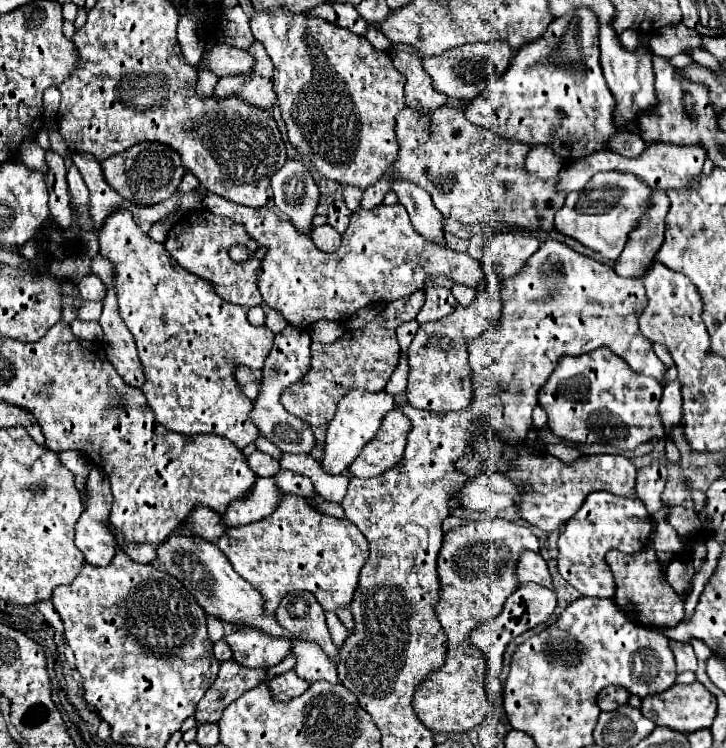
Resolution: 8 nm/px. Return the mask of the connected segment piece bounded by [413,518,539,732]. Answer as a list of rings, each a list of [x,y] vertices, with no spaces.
[[[503,518],[469,522],[465,526],[449,530],[445,534],[443,548],[441,548],[439,560],[437,560],[437,570],[439,570],[439,580],[441,580],[443,592],[441,592],[439,604],[435,606],[435,614],[447,634],[447,658],[439,670],[429,674],[419,684],[419,690],[415,692],[415,700],[413,700],[413,708],[419,714],[419,720],[429,730],[465,732],[465,730],[479,726],[485,720],[485,716],[489,714],[491,708],[489,708],[489,702],[485,696],[485,670],[487,668],[485,668],[481,650],[467,644],[467,636],[477,624],[497,618],[501,614],[501,608],[503,608],[503,602],[507,600],[507,596],[511,596],[517,590],[517,580],[513,576],[513,568],[515,568],[515,562],[523,550],[537,552],[539,550],[537,536],[529,528],[509,522],[509,520],[503,520]]]

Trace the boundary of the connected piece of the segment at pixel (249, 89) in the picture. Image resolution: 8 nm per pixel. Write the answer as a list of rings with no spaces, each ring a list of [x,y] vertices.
[[[239,74],[239,76],[227,76],[221,78],[215,86],[215,98],[231,98],[239,96],[247,104],[253,104],[255,108],[271,110],[277,102],[277,94],[273,90],[271,80],[255,76],[255,74]]]

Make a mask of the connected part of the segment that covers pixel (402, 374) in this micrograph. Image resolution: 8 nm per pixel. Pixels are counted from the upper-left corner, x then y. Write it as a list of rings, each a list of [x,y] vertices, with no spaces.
[[[403,352],[401,358],[399,358],[399,366],[395,368],[395,372],[391,374],[387,386],[385,386],[385,392],[389,394],[403,394],[405,392],[405,386],[407,386],[407,372],[409,372],[409,366],[407,366],[407,354]]]

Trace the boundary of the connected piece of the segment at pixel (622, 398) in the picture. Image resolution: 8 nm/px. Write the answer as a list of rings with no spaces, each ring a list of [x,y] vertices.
[[[601,346],[591,354],[567,356],[559,366],[573,366],[573,378],[549,378],[539,390],[539,406],[549,416],[549,430],[573,444],[603,442],[623,450],[633,450],[651,438],[663,438],[663,422],[657,414],[663,386],[643,374],[635,374],[623,358]]]

